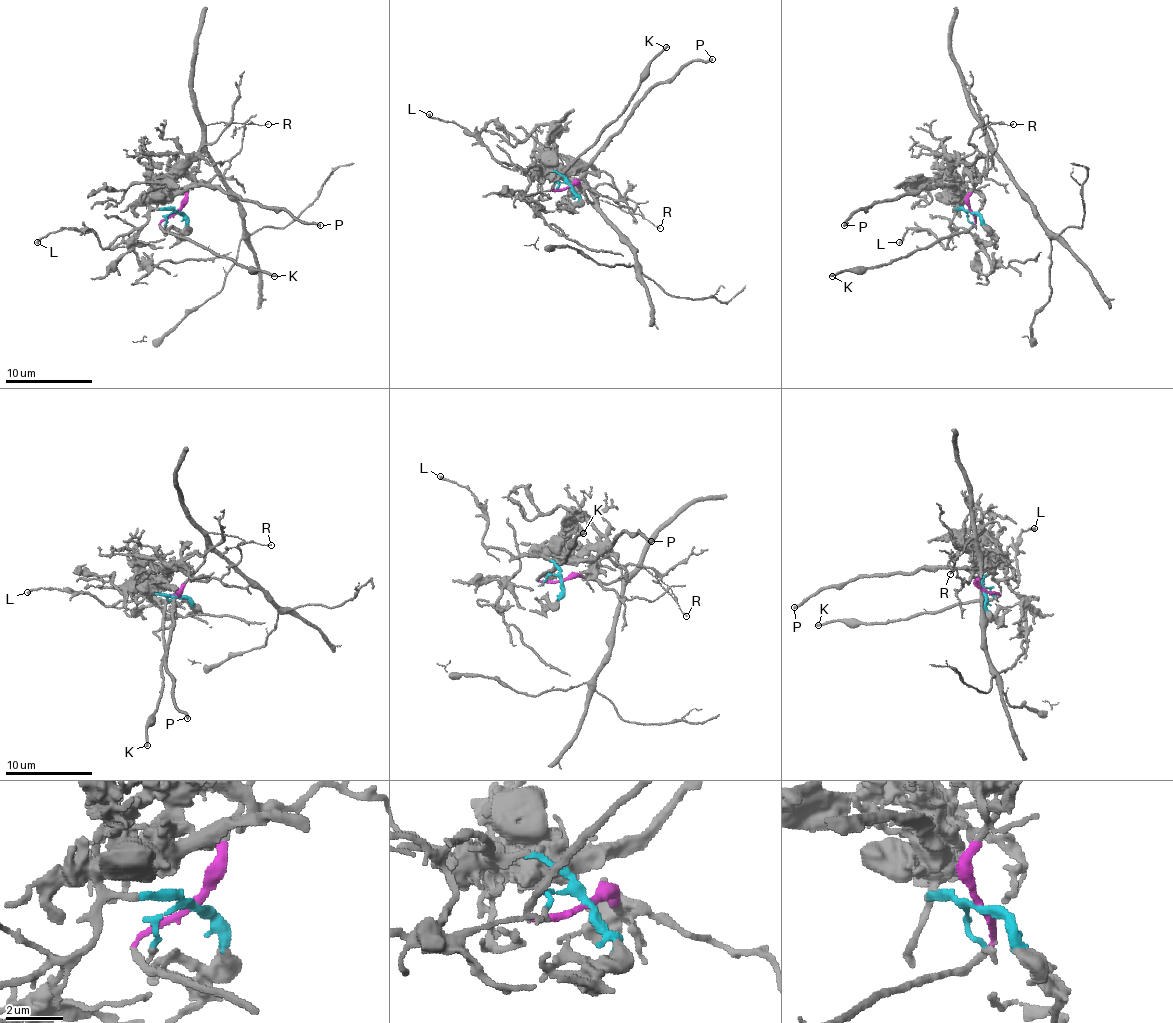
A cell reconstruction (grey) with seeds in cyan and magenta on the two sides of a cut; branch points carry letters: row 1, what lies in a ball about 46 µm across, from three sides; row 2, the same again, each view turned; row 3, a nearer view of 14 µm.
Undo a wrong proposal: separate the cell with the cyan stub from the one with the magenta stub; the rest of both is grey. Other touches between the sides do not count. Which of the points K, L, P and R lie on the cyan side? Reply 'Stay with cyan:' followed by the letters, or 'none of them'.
Stay with cyan: L, P

